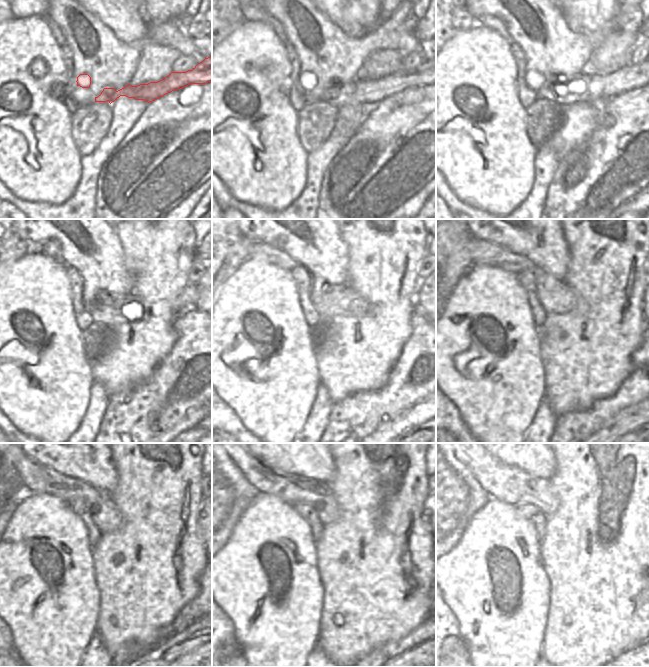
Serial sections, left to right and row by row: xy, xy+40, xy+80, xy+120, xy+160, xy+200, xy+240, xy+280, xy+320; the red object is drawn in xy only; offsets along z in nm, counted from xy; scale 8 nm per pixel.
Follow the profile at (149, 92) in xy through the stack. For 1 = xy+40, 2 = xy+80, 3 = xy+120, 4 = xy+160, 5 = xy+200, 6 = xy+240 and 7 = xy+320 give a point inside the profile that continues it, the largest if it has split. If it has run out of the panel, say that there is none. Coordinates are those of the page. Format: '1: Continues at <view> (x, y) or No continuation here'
1: Continues at xy+40 (356, 91)
2: Continues at xy+80 (582, 87)
3: Continues at xy+120 (112, 310)
4: Continues at xy+160 (330, 300)
5: Continues at xy+200 (555, 296)
6: Continues at xy+240 (36, 477)
7: Continues at xy+320 (509, 484).

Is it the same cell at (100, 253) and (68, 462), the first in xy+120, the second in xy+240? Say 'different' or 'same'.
same

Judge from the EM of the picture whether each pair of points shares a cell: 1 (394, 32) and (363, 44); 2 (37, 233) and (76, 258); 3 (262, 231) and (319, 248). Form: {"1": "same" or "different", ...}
{"1": "same", "2": "same", "3": "same"}

